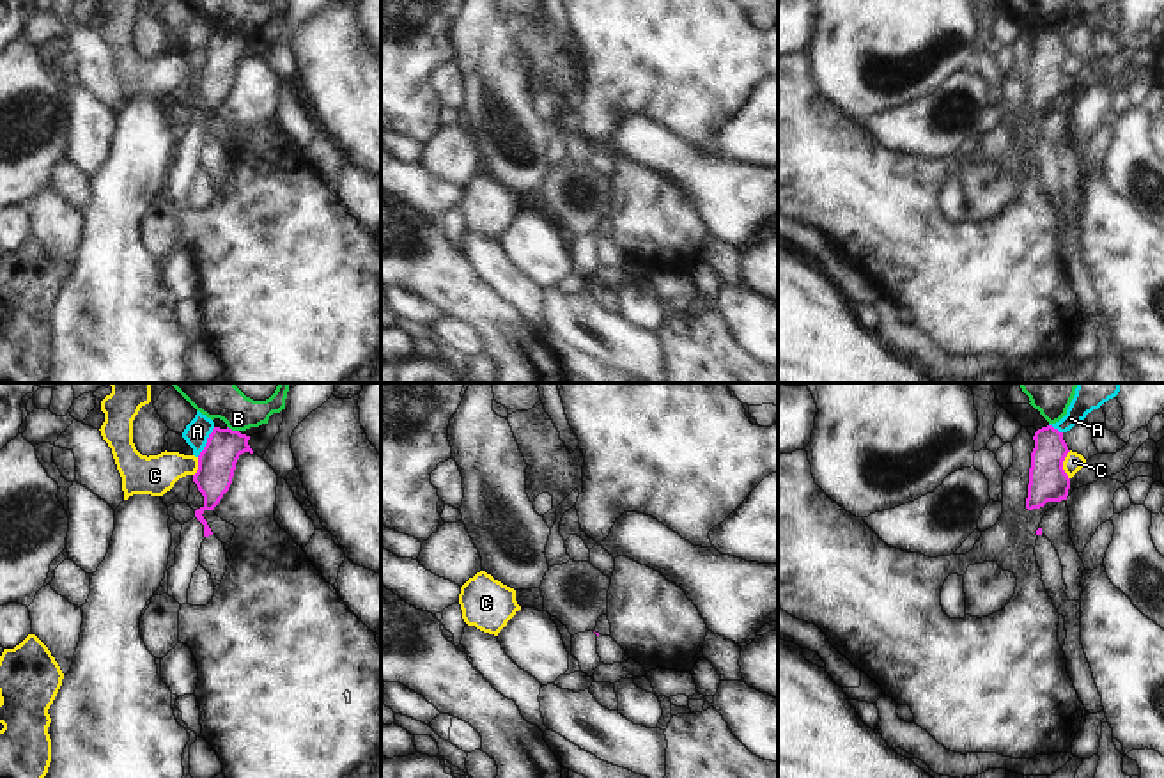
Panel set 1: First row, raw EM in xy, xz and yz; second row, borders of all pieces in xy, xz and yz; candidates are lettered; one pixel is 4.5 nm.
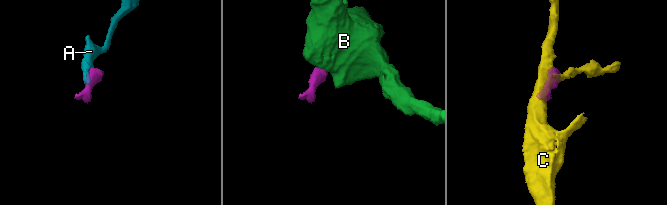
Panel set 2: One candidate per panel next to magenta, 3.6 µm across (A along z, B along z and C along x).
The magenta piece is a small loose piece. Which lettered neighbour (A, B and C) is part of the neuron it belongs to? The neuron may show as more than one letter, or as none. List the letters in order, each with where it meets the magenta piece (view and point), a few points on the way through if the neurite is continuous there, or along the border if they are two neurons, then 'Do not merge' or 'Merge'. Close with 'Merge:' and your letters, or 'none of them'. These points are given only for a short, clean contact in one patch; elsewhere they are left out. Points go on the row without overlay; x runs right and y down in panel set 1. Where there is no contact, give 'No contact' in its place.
A: Touches magenta at xy (208, 45). Boundary: xy (215, 31), (197, 59). Do not merge
B: Touches magenta at xy (231, 32). Boundary: xy (227, 29), (238, 34). Do not merge
C: Touches magenta at yz (1062, 68). Boundary: yz (1070, 54), (1063, 64), (1063, 75), (1069, 82). Do not merge
Merge: none of them.

